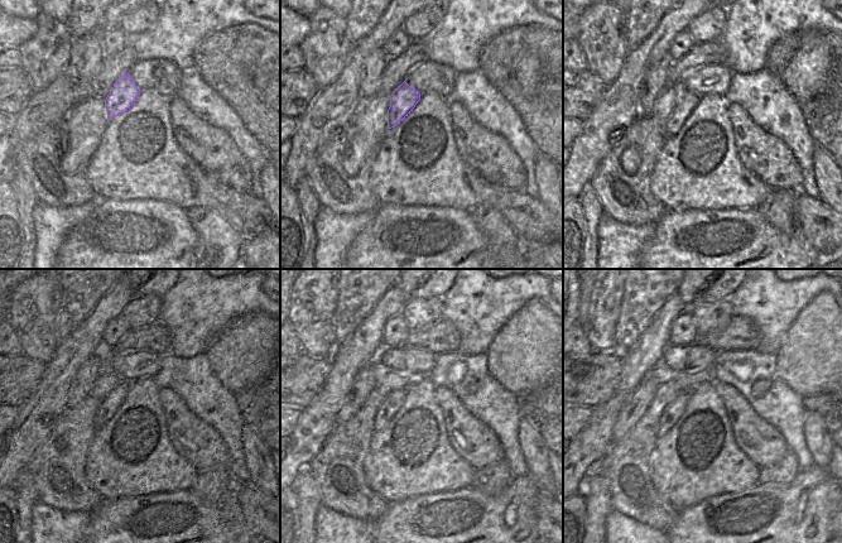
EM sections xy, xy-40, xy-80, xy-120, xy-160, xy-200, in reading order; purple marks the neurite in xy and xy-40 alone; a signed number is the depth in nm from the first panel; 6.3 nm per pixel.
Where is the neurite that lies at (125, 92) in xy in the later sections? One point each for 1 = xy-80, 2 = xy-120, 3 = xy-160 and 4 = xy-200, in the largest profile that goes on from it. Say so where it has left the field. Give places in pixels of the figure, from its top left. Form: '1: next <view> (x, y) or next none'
1: next xy-80 (687, 102)
2: next xy-120 (107, 407)
3: next xy-160 (394, 400)
4: next xy-200 (670, 414)

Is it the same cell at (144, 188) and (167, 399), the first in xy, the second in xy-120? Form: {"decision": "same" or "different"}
{"decision": "different"}

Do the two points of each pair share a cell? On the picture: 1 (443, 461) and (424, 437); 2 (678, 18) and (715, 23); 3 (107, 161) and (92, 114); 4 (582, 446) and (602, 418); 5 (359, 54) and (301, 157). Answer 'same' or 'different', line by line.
1: same
2: different
3: different
4: same
5: same

